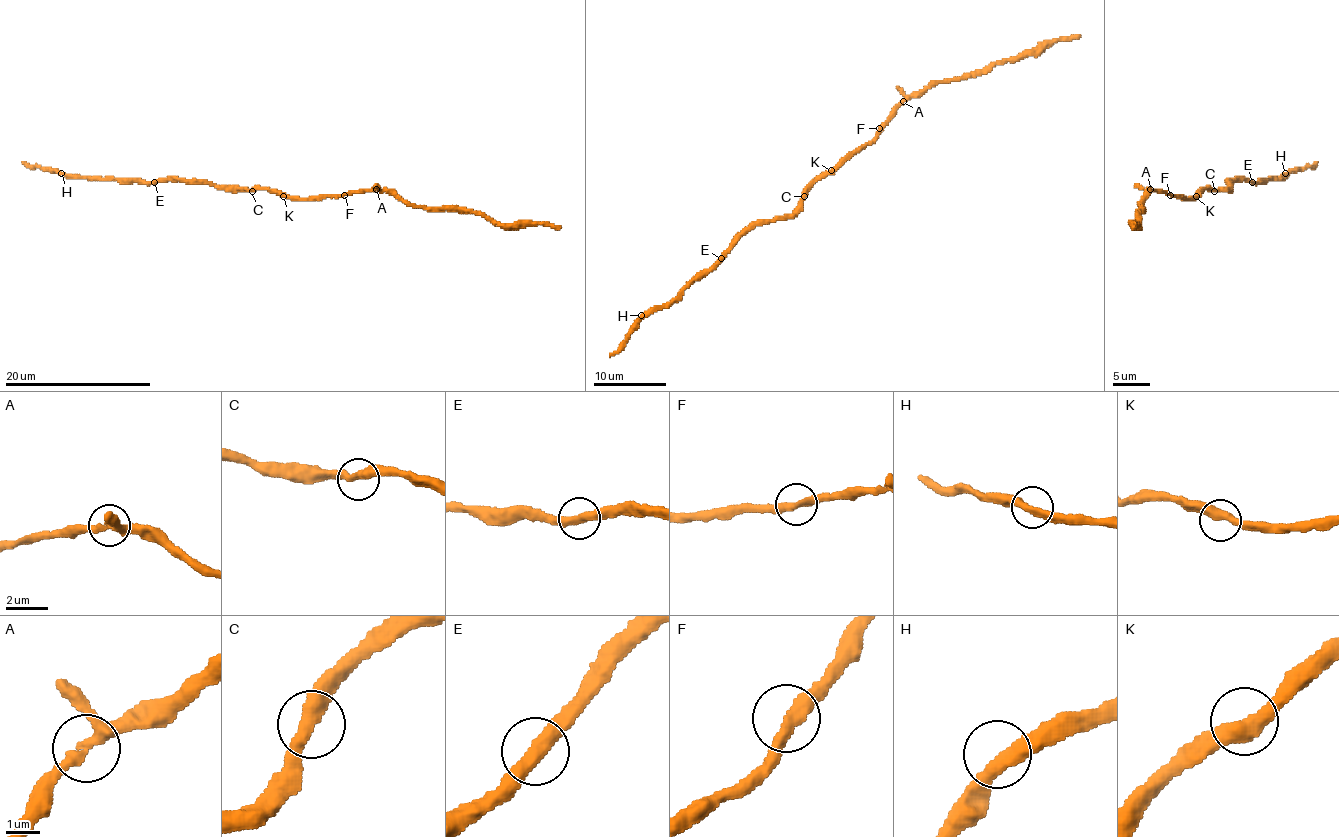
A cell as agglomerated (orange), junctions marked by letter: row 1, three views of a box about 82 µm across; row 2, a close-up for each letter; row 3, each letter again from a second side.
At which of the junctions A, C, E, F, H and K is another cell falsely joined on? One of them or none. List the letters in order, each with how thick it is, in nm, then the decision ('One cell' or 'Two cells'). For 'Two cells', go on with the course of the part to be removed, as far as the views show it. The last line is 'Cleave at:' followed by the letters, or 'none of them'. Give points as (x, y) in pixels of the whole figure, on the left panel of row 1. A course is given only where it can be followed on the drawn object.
A: Thickness 280 nm. One cell
C: Thickness 400 nm. One cell
E: Thickness 400 nm. One cell
F: Thickness 340 nm. One cell
H: Thickness 380 nm. One cell
K: Thickness 440 nm. One cell
Cleave at: none of them

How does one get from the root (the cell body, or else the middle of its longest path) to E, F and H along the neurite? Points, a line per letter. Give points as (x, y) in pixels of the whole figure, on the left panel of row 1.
E: (286, 195), (266, 189), (227, 189), (215, 184), (188, 184), (181, 180), (154, 182)
F: (286, 195), (295, 198), (344, 195)
H: (286, 195), (266, 189), (227, 189), (215, 184), (186, 184), (179, 180), (118, 182), (76, 178), (61, 173)

